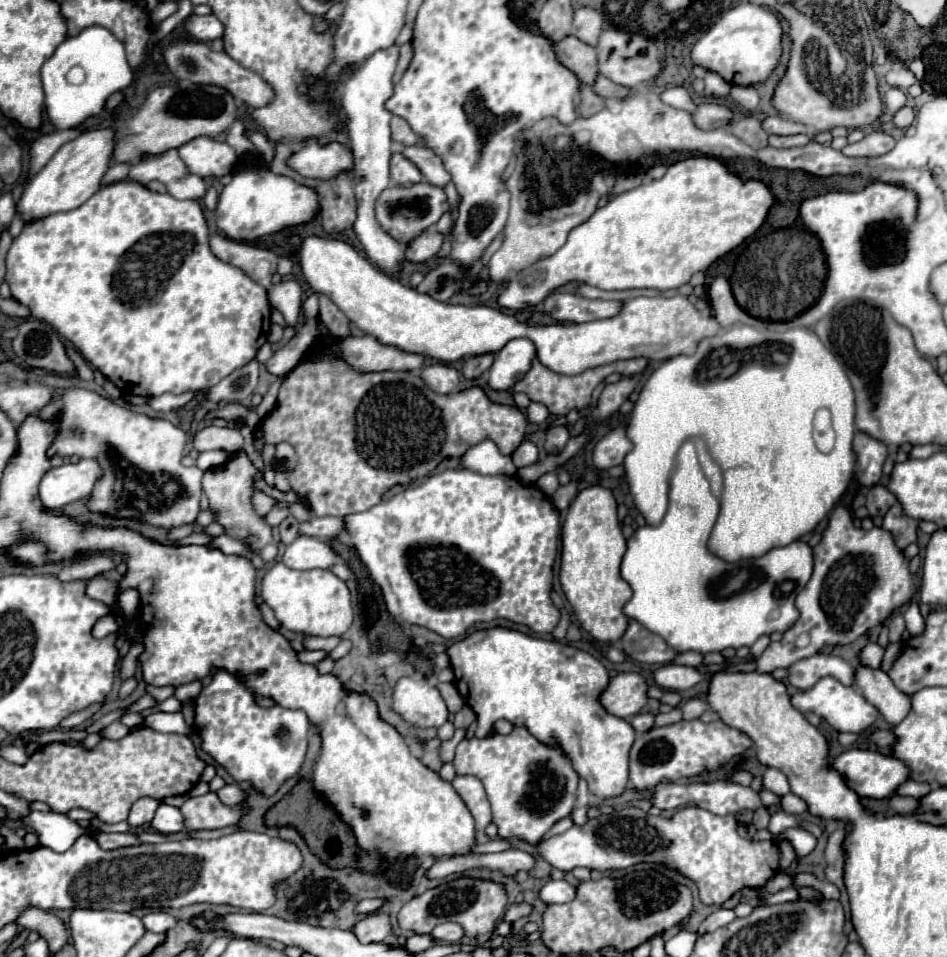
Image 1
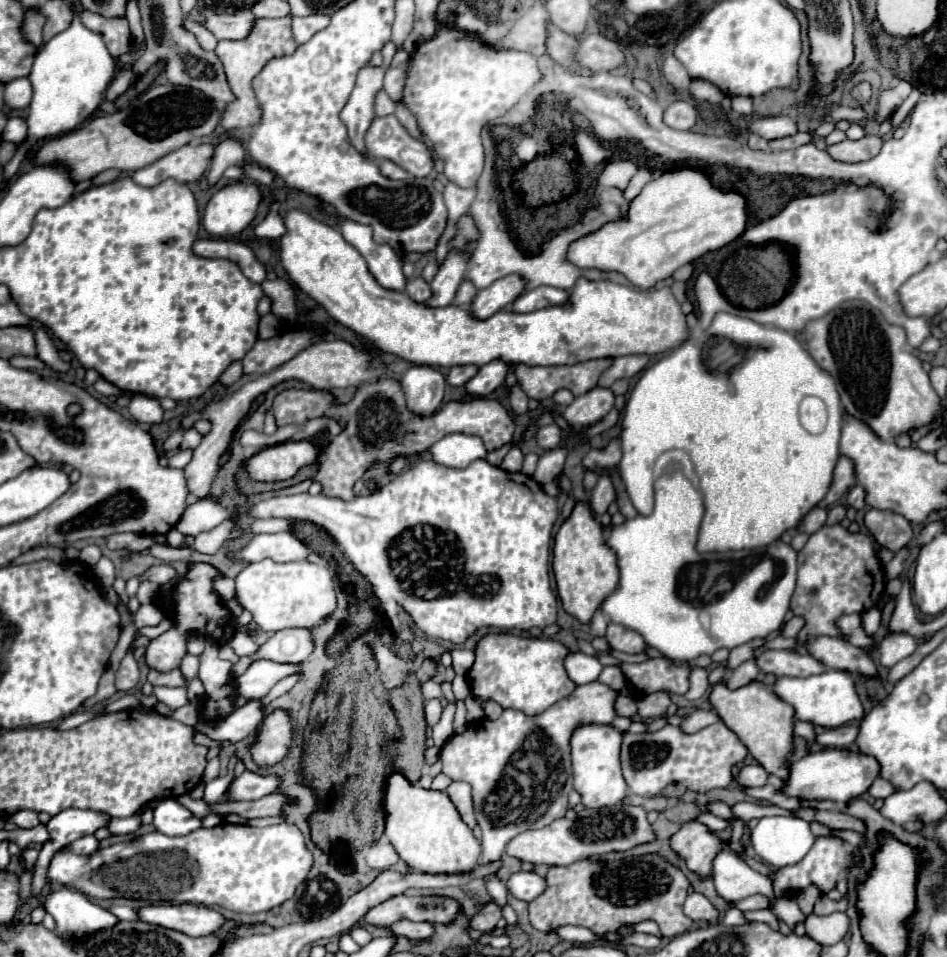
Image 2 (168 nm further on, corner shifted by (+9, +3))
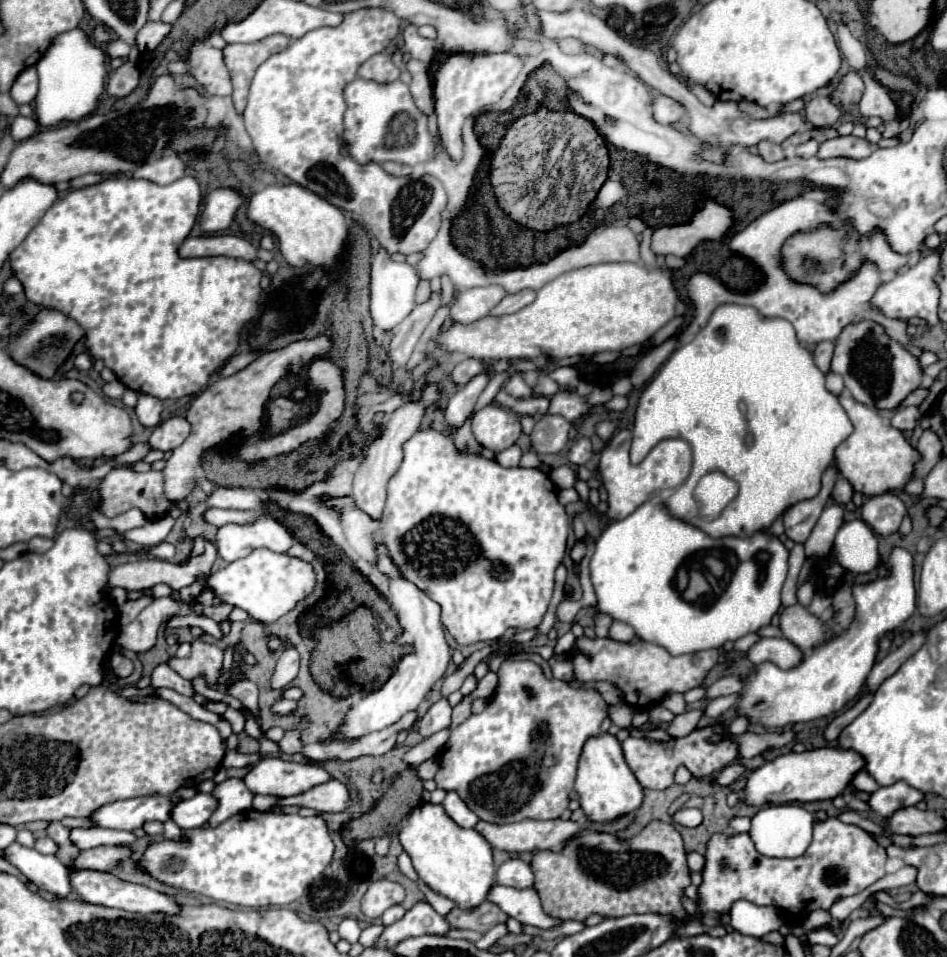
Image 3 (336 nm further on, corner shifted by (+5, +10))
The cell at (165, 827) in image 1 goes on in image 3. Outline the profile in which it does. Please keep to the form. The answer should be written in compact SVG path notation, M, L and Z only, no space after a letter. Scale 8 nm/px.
M196 793L190 799L176 799L170 817L178 827L194 829L194 827L202 827L210 819L214 809L216 809L216 801L210 793Z

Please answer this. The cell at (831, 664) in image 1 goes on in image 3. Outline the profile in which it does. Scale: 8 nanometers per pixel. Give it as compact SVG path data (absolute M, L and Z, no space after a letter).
M762 637L748 653L746 657L754 663L760 665L764 661L770 661L778 665L780 669L794 669L802 663L804 653L792 643L786 641L784 637Z

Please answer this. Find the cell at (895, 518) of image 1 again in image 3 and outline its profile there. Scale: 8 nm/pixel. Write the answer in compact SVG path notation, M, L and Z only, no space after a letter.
M884 493L878 497L870 497L862 505L862 519L872 527L878 535L892 535L900 529L902 519L906 517L904 501L894 493Z

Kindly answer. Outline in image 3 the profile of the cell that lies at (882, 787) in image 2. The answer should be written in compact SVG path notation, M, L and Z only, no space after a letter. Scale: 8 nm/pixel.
M860 771L854 779L852 779L852 785L860 791L868 791L868 793L874 793L878 789L878 783L874 781L874 777L868 773L868 771Z

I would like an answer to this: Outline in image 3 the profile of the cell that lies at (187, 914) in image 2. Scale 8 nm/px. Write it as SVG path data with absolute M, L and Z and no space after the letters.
M84 869L84 871L72 873L70 883L72 883L74 891L80 893L82 901L92 903L92 905L106 905L106 907L124 909L124 911L130 911L130 913L166 913L166 915L180 913L180 909L182 909L182 905L168 895L162 895L162 893L152 891L152 889L142 887L142 885L120 881L118 877L102 873L102 871L86 871Z

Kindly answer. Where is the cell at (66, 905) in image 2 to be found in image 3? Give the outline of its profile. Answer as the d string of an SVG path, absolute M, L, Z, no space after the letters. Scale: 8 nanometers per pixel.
M18 843L6 849L6 859L14 863L40 891L68 897L72 893L66 865L56 855L42 855L36 849L26 849Z

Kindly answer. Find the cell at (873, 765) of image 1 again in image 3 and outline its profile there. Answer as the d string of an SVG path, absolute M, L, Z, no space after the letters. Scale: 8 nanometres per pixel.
M822 747L804 753L786 753L768 763L760 769L752 771L748 777L748 785L744 789L744 801L750 805L764 805L764 803L806 803L806 801L822 801L834 799L836 795L844 793L850 781L866 767L866 761L860 753L852 749L840 747Z

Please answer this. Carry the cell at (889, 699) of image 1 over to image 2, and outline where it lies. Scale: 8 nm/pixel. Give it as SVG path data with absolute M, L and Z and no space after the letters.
M816 636L806 644L810 656L814 656L824 668L860 672L864 676L876 676L876 664L856 646L840 636Z

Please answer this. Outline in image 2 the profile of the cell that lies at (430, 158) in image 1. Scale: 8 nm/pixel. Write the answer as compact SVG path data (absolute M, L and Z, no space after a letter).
M394 114L376 116L364 136L364 156L370 160L392 160L416 178L432 170L432 158L424 142L410 136Z

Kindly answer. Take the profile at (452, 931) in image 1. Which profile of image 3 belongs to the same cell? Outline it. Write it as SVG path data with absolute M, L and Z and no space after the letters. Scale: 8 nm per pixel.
M394 905L394 907L390 907L390 909L382 915L382 923L384 923L384 925L392 925L394 921L402 919L404 913L406 913L406 909L404 909L402 905Z

